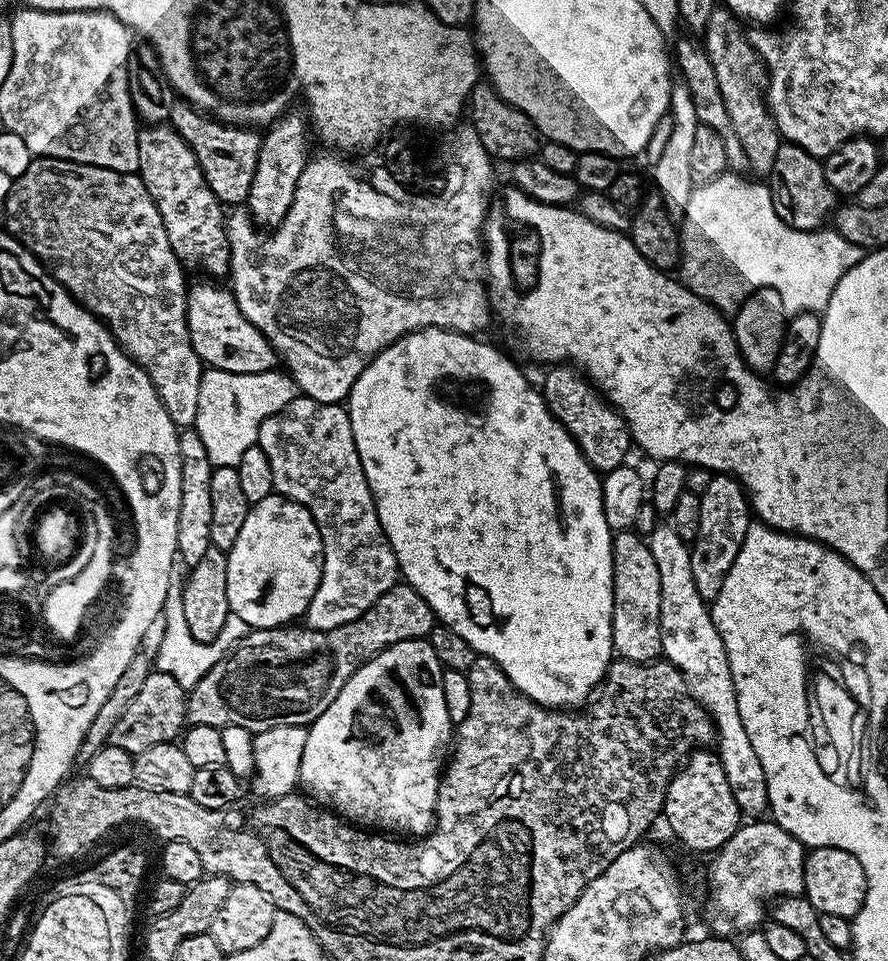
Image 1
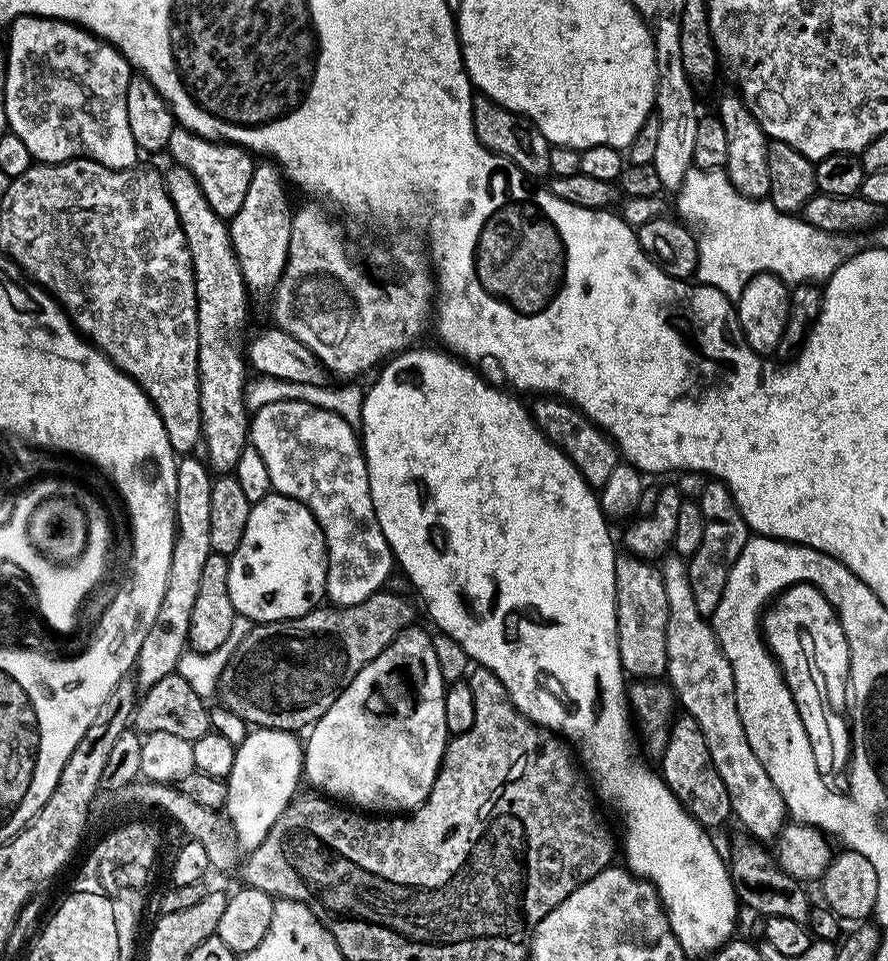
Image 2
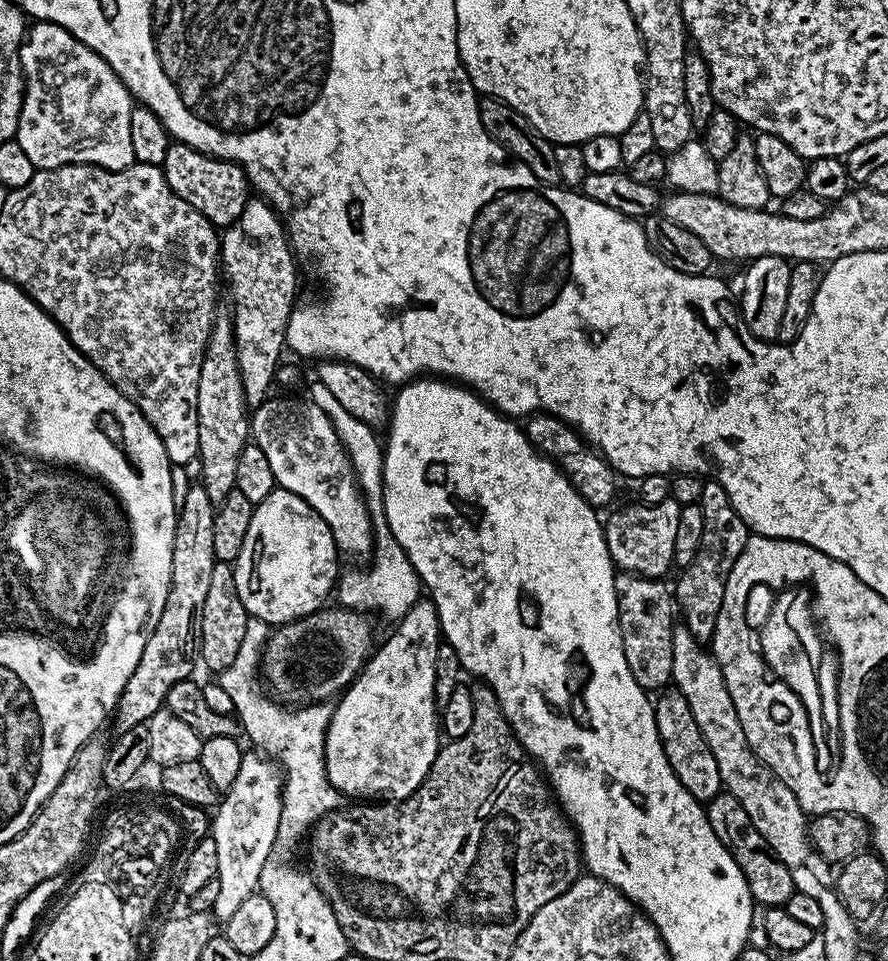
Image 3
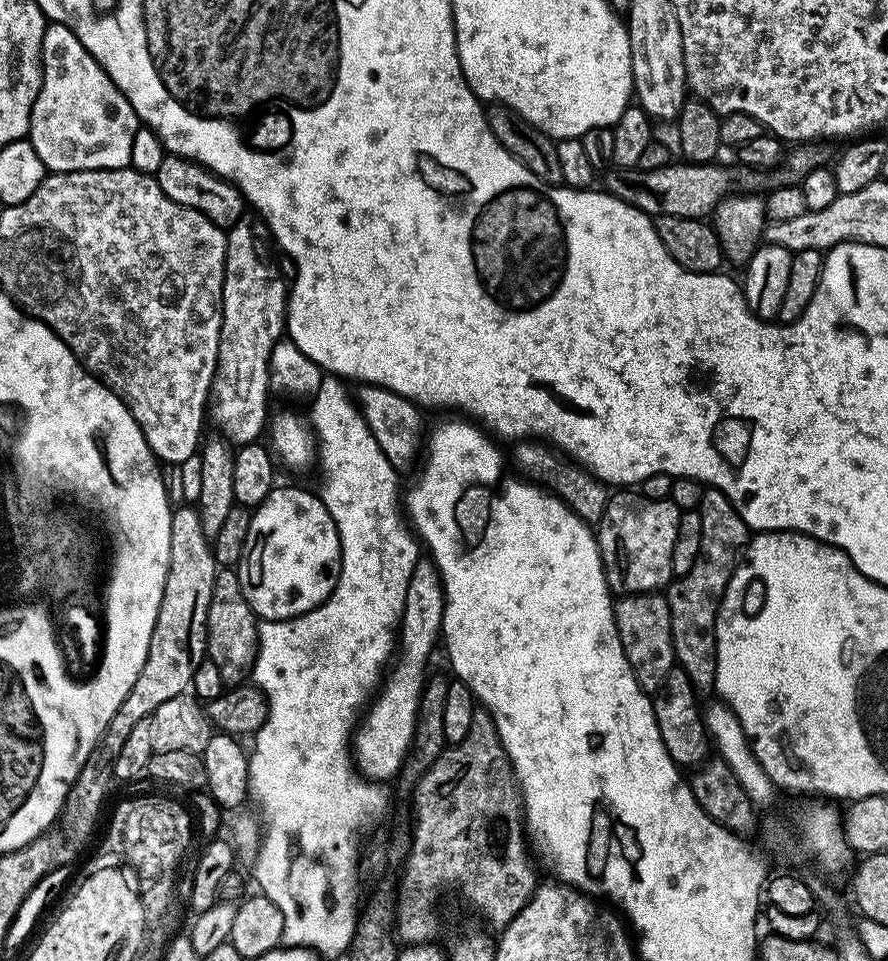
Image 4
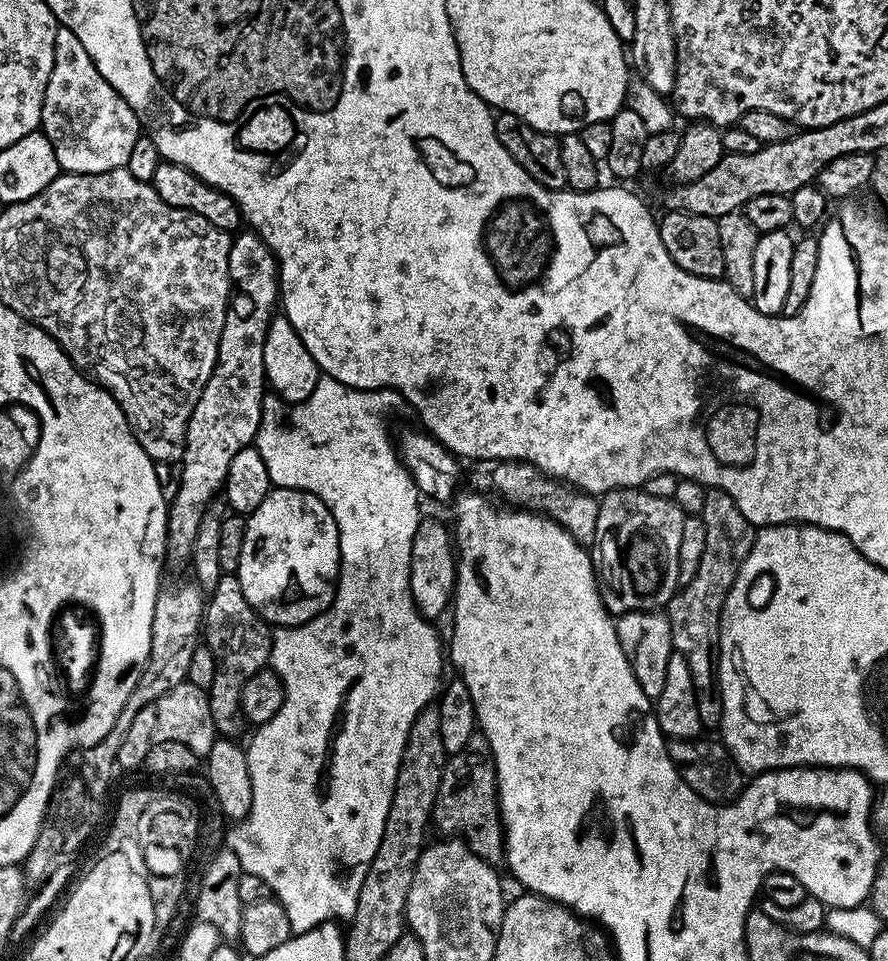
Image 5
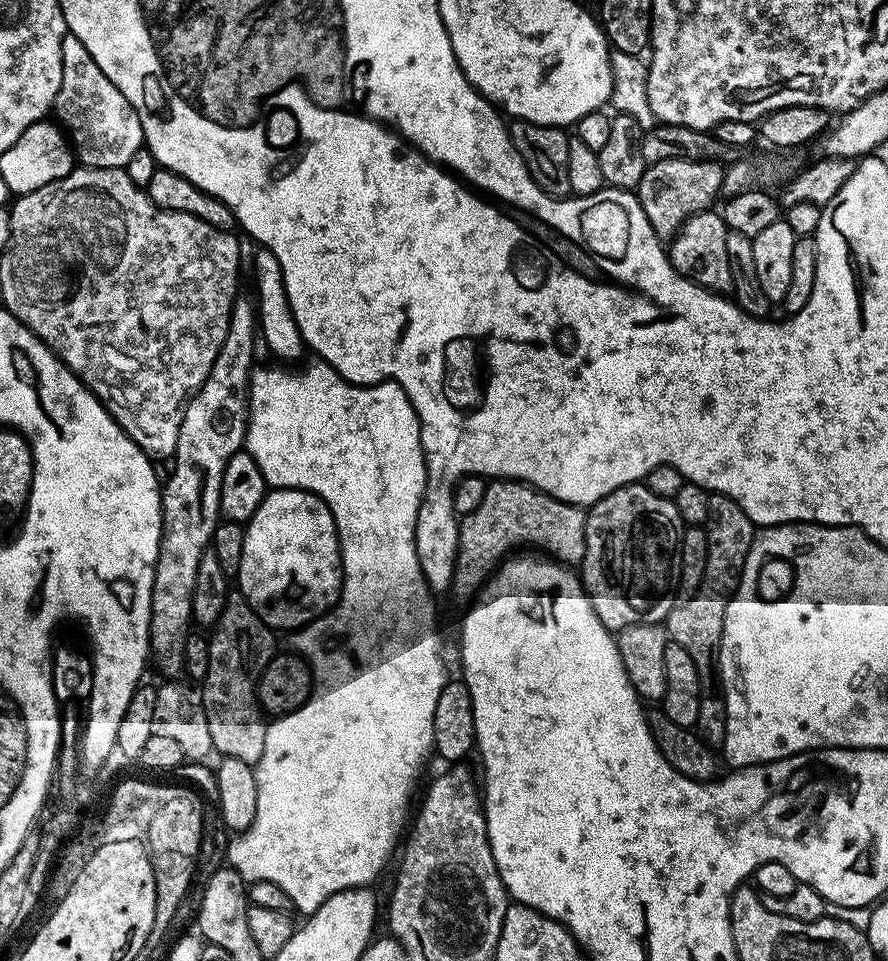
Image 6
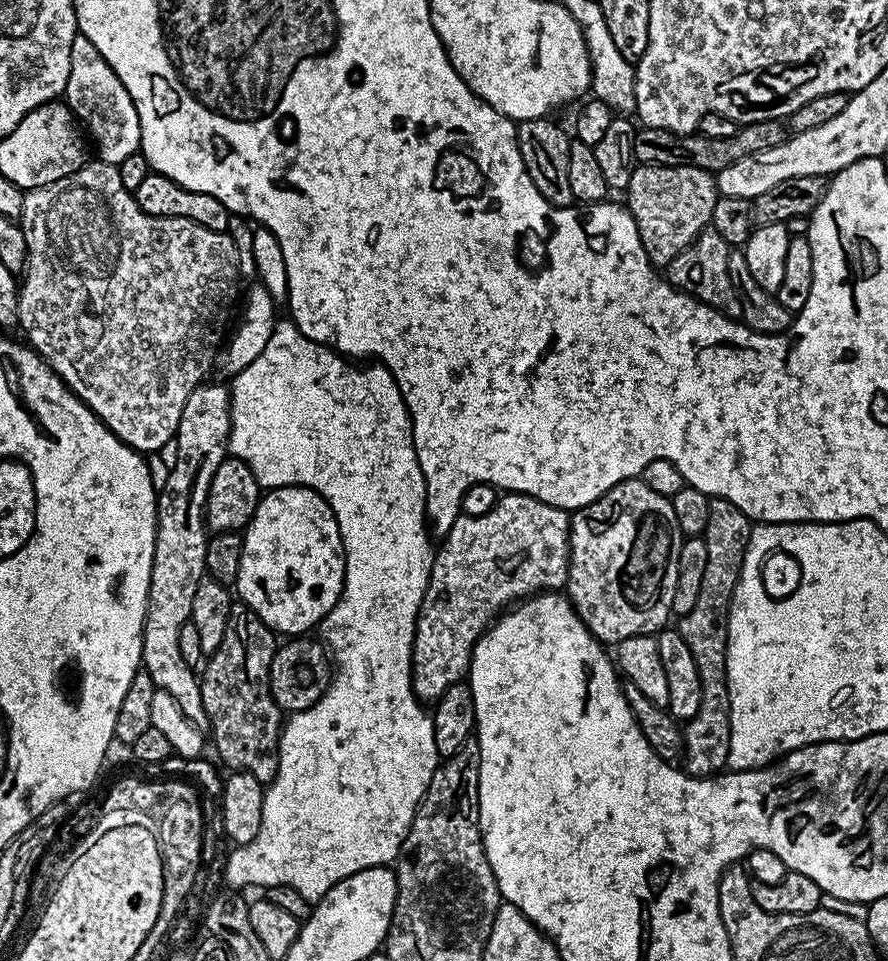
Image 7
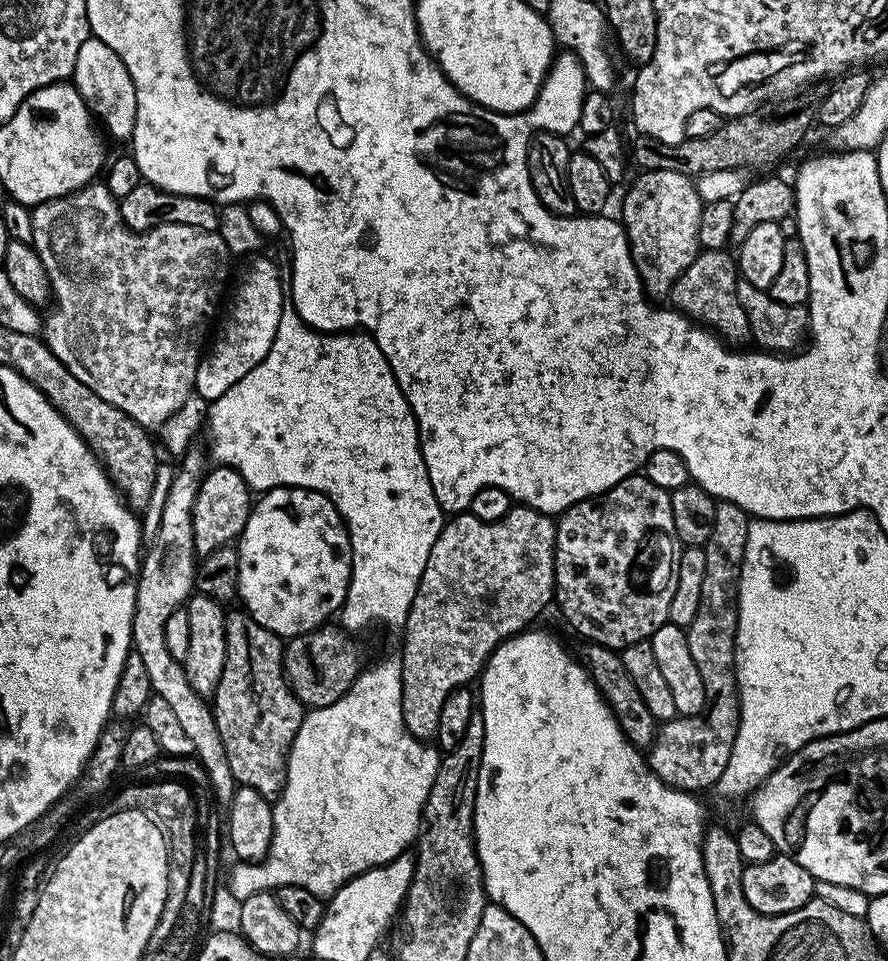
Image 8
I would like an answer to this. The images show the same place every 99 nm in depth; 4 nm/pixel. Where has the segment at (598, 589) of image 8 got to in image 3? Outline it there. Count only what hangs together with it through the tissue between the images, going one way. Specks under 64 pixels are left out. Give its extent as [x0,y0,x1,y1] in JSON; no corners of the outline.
[603,498,681,578]

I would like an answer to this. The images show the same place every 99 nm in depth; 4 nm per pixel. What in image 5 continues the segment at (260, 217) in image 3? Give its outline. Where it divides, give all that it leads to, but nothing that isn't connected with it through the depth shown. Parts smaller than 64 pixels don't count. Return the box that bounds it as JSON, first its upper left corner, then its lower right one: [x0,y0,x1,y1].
[166,230,278,568]

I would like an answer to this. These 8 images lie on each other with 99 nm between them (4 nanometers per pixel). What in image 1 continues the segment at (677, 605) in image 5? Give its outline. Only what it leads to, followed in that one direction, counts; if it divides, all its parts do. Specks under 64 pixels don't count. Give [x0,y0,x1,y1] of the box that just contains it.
[690,475,754,602]

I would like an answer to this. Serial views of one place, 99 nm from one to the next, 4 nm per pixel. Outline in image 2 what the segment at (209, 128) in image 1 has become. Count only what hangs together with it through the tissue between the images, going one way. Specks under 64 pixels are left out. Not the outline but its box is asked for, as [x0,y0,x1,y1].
[166,126,257,218]

